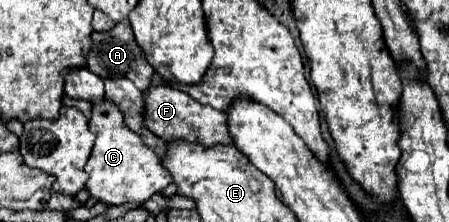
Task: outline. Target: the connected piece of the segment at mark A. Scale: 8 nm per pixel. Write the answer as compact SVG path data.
M125 21L123 25L115 25L111 31L105 31L105 33L93 33L91 39L93 39L93 49L89 51L89 57L87 57L87 69L91 69L91 73L99 75L101 79L127 77L141 91L145 91L151 85L151 77L153 77L155 71L145 61L145 55L141 53L139 45L137 45L137 41L133 37L129 21Z

